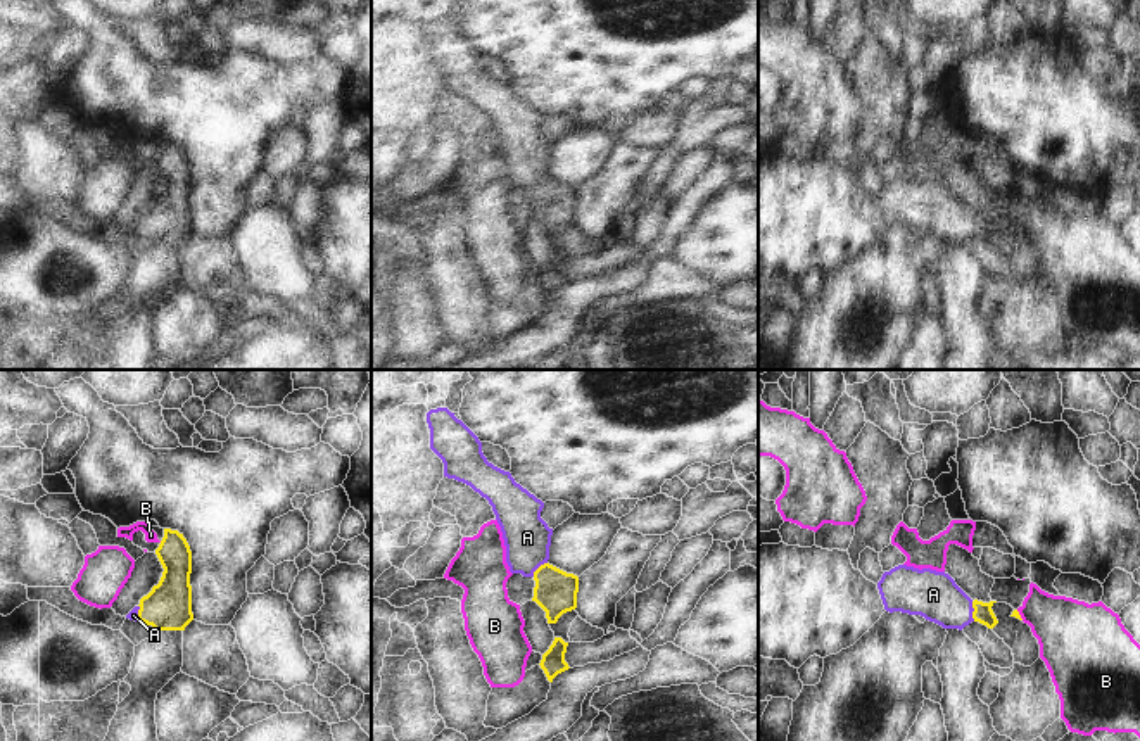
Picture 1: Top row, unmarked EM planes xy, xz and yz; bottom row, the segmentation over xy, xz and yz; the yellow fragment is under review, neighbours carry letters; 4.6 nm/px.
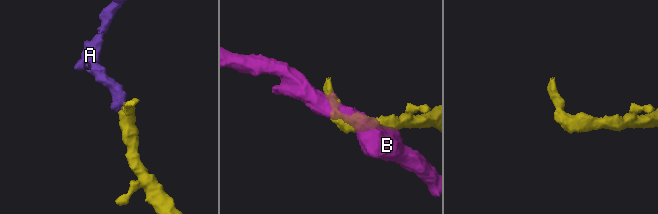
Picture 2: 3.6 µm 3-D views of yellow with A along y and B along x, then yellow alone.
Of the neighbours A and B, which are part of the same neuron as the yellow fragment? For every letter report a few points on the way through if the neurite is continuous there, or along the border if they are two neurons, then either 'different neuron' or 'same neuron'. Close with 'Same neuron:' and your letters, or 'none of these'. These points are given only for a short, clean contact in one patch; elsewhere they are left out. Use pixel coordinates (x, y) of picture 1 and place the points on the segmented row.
A: across yz (983, 614), (973, 612), (956, 610), (933, 595) | same neuron
B: different neuron
Same neuron: A

